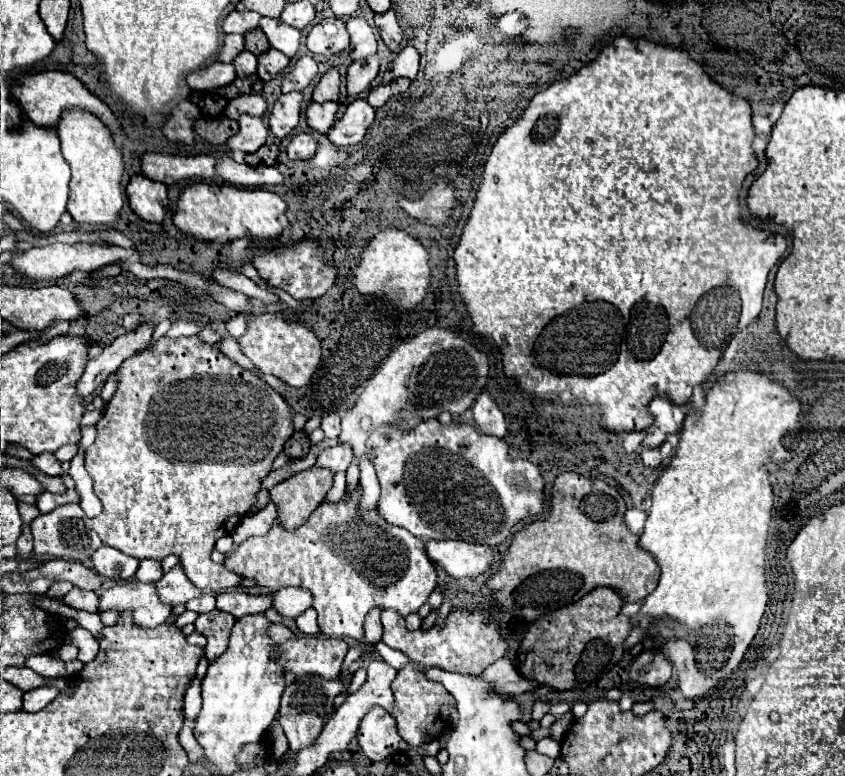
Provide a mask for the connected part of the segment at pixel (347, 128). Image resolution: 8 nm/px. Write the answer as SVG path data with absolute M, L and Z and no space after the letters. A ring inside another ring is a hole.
M356 99L346 107L346 113L342 119L338 119L328 133L328 139L336 147L348 147L348 145L358 145L364 135L368 133L368 127L374 121L374 107L368 105L364 99Z

